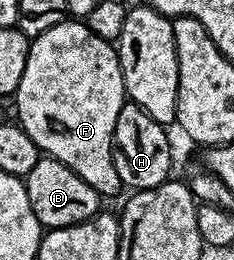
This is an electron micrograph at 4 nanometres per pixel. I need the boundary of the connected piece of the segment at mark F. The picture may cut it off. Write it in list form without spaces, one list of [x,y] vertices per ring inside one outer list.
[[[68,19],[64,23],[56,23],[56,27],[48,27],[48,31],[44,31],[41,35],[31,40],[30,50],[28,51],[28,64],[24,67],[24,79],[16,94],[16,100],[18,100],[18,117],[16,116],[16,121],[32,139],[32,143],[36,143],[38,150],[45,156],[54,157],[60,163],[67,165],[76,175],[80,175],[80,179],[84,179],[84,183],[88,183],[88,187],[96,190],[99,198],[106,199],[106,197],[116,196],[118,192],[123,192],[124,189],[120,175],[116,175],[114,132],[116,131],[116,115],[120,115],[120,107],[127,99],[124,79],[122,78],[122,68],[118,62],[117,48],[111,42],[100,39],[100,35],[92,32],[87,27],[85,20]]]

